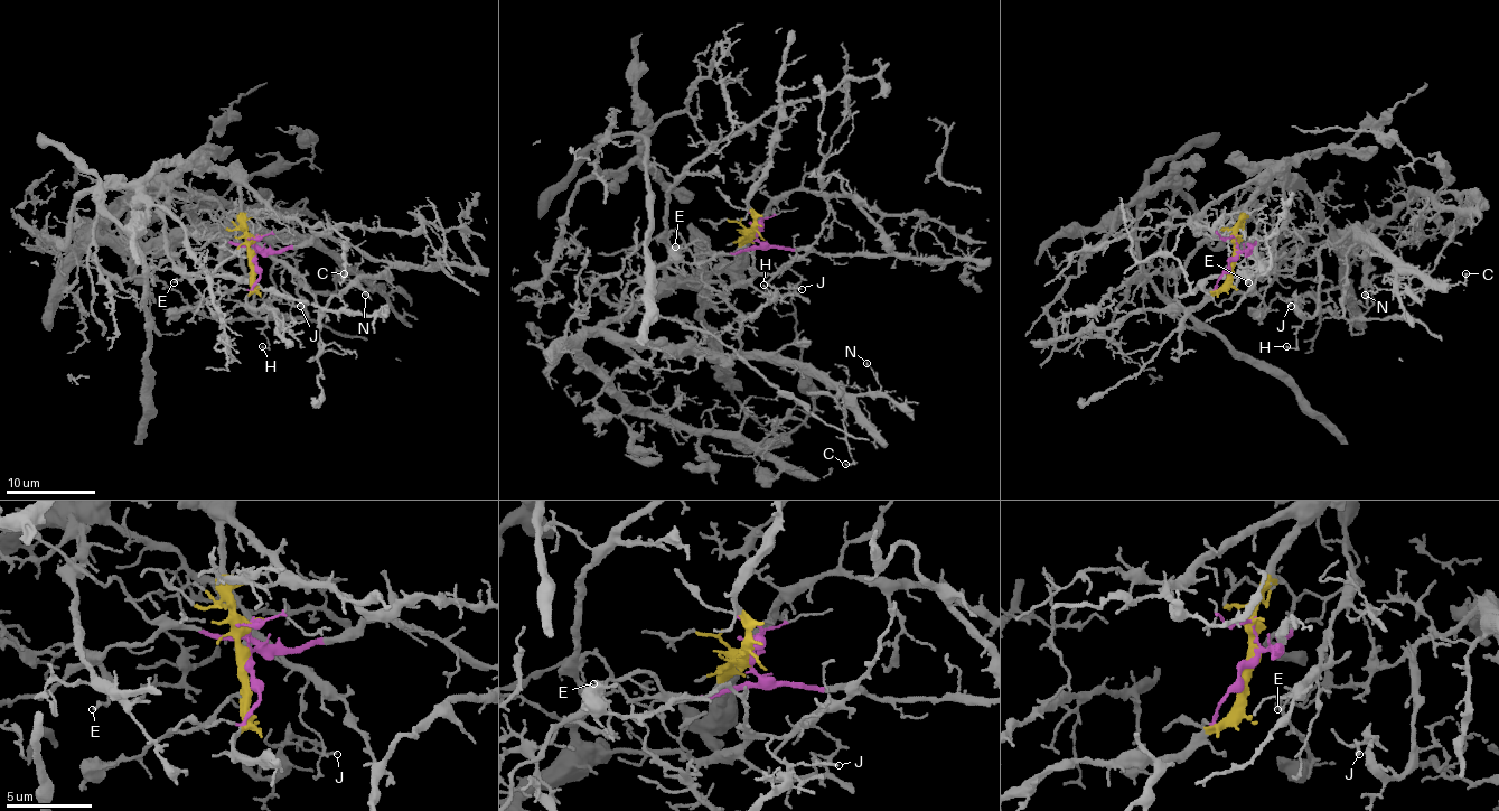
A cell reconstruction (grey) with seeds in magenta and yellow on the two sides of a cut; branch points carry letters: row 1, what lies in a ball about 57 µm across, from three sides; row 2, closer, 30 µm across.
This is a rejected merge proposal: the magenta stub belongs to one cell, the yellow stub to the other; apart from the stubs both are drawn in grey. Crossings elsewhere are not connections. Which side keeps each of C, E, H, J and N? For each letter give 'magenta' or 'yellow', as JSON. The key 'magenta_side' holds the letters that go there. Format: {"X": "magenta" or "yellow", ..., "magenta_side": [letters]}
{"C": "yellow", "E": "yellow", "H": "yellow", "J": "yellow", "N": "yellow", "magenta_side": []}

